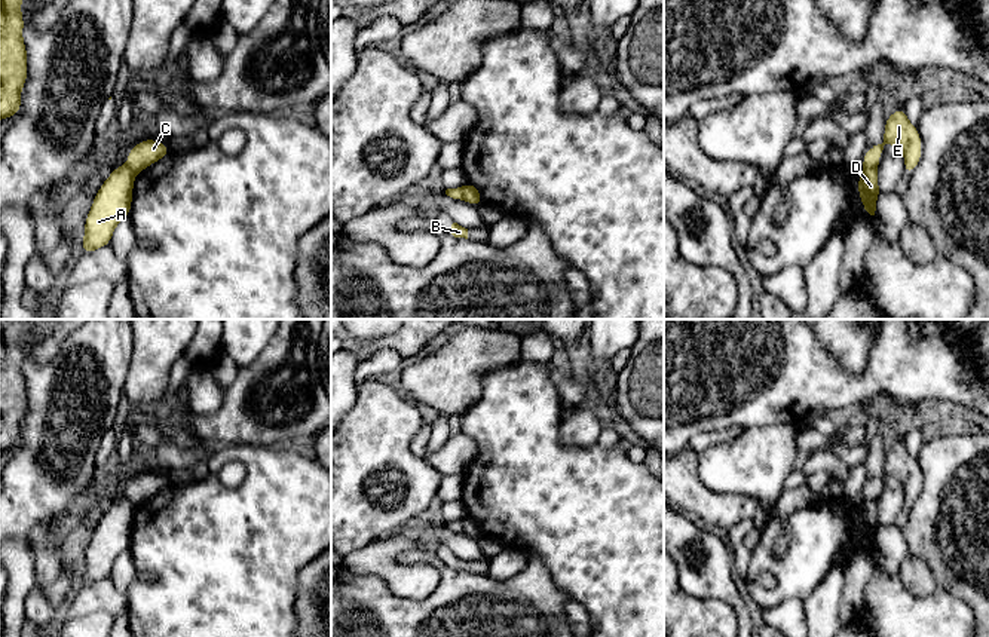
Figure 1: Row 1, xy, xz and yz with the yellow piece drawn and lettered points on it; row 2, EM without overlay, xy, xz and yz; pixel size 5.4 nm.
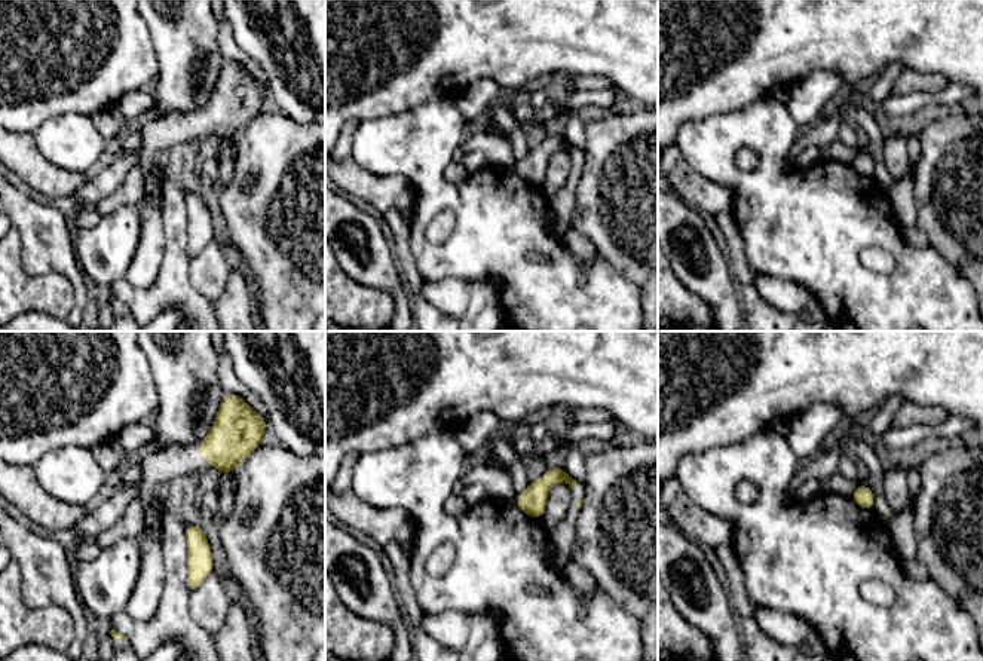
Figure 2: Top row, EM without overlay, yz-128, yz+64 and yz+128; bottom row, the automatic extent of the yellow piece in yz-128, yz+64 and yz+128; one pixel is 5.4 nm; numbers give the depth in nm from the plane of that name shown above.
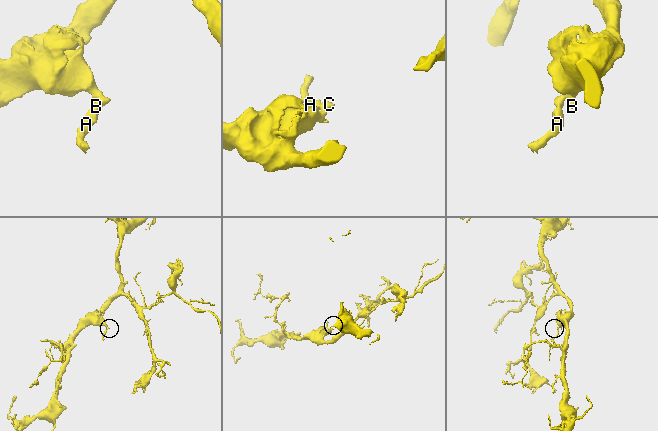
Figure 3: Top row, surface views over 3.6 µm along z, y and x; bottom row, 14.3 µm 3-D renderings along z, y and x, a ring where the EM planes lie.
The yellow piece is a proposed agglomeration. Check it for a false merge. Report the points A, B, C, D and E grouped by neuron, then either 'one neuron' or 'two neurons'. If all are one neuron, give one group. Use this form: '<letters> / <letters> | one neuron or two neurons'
A D / B C E | two neurons

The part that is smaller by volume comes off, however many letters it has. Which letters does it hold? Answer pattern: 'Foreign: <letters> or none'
Foreign: A, D

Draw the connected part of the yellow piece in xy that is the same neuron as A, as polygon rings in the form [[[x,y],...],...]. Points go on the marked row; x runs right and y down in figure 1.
[[[125,165],[102,183],[85,221],[83,254],[108,245],[116,226],[129,217],[134,180],[135,172]]]

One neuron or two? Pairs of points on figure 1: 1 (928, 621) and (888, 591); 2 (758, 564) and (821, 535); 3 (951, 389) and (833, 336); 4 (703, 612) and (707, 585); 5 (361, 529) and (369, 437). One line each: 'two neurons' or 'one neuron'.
1: one neuron
2: one neuron
3: two neurons
4: two neurons
5: one neuron

